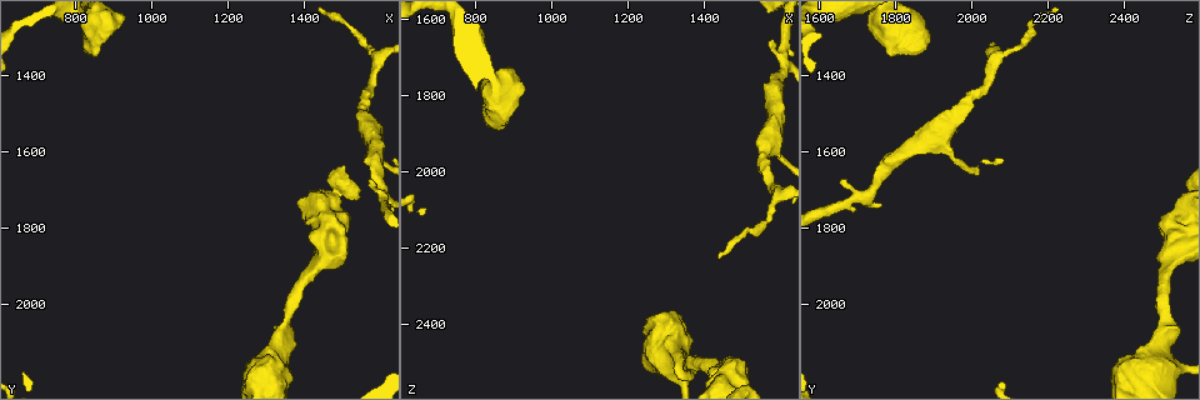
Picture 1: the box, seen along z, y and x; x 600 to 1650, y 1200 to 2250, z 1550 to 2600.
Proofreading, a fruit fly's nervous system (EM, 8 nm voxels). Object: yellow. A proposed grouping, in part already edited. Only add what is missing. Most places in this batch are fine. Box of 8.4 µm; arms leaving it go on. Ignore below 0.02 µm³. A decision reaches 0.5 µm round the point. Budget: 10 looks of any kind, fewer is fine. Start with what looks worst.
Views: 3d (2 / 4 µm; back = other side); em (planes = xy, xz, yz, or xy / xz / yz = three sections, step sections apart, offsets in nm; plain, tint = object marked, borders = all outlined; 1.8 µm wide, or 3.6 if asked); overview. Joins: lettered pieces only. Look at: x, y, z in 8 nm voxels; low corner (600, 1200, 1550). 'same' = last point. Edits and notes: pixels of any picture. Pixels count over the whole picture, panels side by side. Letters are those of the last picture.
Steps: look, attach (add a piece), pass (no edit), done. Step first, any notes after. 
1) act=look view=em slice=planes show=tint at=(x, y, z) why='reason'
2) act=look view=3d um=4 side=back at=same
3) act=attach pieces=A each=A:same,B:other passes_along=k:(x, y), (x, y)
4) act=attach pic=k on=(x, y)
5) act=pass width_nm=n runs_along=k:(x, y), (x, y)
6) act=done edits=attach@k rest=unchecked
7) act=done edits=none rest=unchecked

act=look view=3d um=2 at=(845, 1325, 1880) why='thick end'

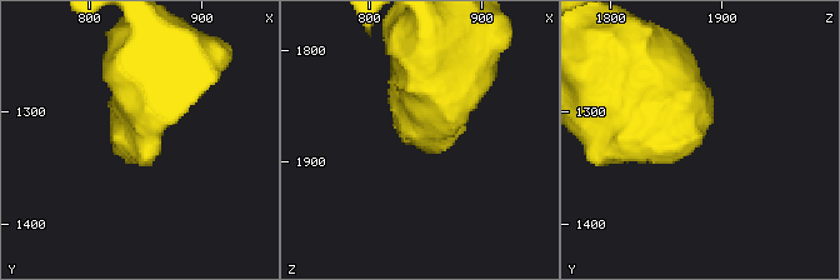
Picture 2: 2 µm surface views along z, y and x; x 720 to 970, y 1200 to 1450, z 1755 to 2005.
act=look view=em um=3.6 slice=planes show=borders at=(850, 1328, 1876)

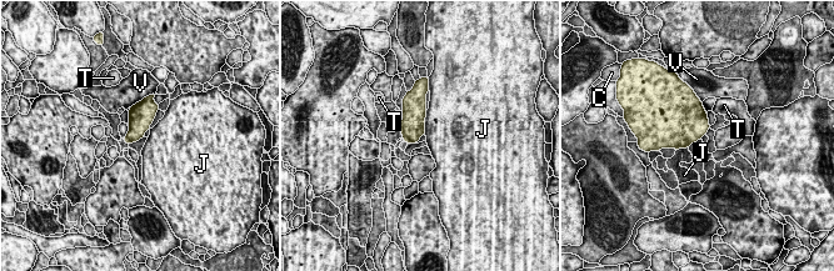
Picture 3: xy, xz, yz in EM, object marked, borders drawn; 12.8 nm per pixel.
act=pass width_nm=220 each=C:other,J:other,T:other,V:other found='no lettered piece goes on from it'

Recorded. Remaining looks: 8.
act=look view=3d um=4 at=(1455, 1850, 2545)

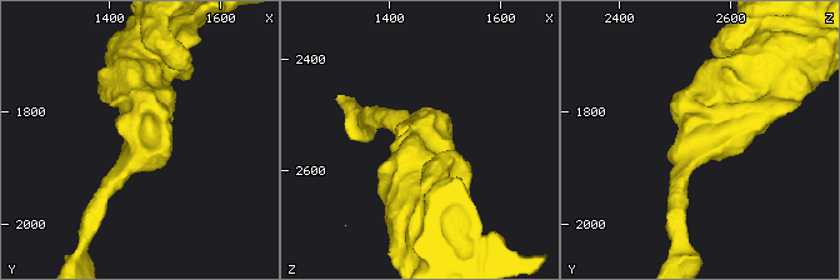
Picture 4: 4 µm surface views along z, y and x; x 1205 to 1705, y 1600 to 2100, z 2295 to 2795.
act=look view=em um=3.6 slice=planes show=tint at=(1455, 1850, 2545) arm_widths_nm=220,750 why='need the tissue'

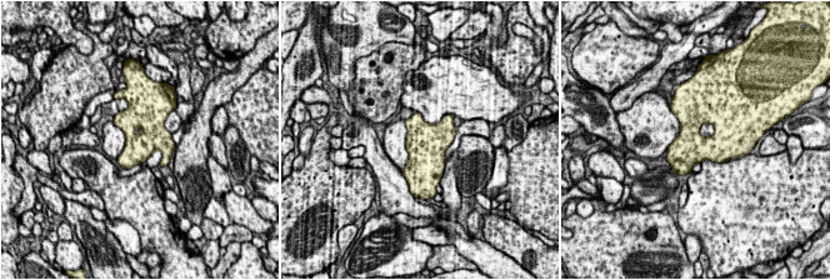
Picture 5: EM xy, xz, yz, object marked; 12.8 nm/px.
act=look view=em um=3.6 slice=planes show=borders at=same

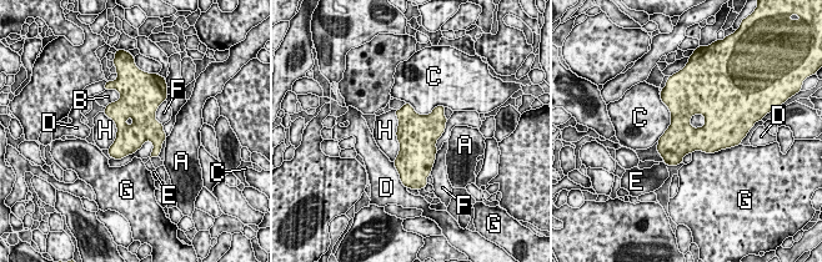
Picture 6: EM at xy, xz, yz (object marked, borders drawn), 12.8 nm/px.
act=pass width_nm=440 each=A:other,B:other,C:other,D:other,E:other,F:other,G:other,H:other border=6:(396, 110), (399, 154), (394, 162) found='none of them fits'

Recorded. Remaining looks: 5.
act=look view=em slice=yz step=16 show=borders at=(1565, 1675, 1665) why='branch stops here'

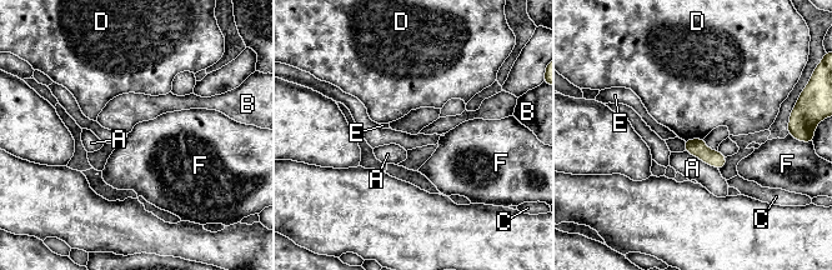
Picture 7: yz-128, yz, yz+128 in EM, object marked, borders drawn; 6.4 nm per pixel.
act=look view=em slice=planes show=borders at=same

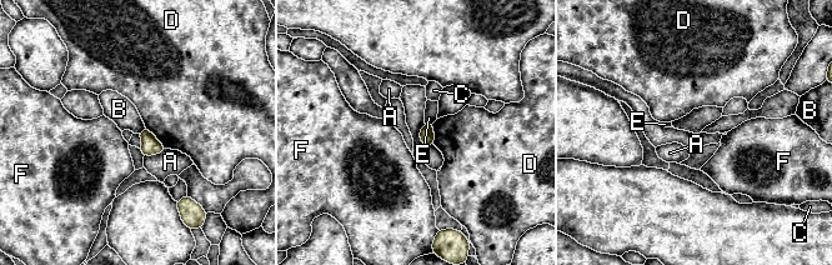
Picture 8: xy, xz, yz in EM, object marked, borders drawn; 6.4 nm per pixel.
act=pass longest_contact=D:200nm each=A:other,B:other,C:other,D:other,E:other,F:other found='no lettered piece goes on from it'

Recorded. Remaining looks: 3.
act=look view=3d um=2 at=(1580, 1550, 1915) why='three arms meet'

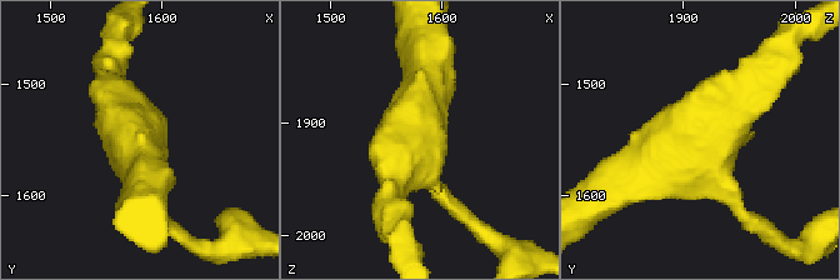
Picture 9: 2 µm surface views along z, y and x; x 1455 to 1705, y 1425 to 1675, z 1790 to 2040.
act=look view=em slice=planes show=borders at=(1576, 1546, 1914) arms=3

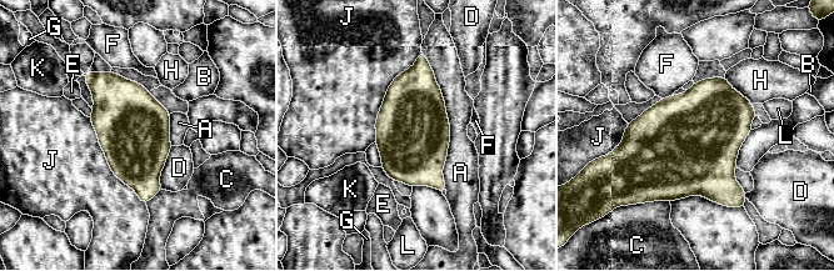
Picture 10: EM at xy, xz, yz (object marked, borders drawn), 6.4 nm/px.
act=pass longest_contact=A:900nm each=A:other,B:other,C:other,D:other,E:other,F:other,G:other,H:other,J:other,K:other,L:other found='no lettered piece goes on from it'

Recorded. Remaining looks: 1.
act=done edits=none rest=unchecked

